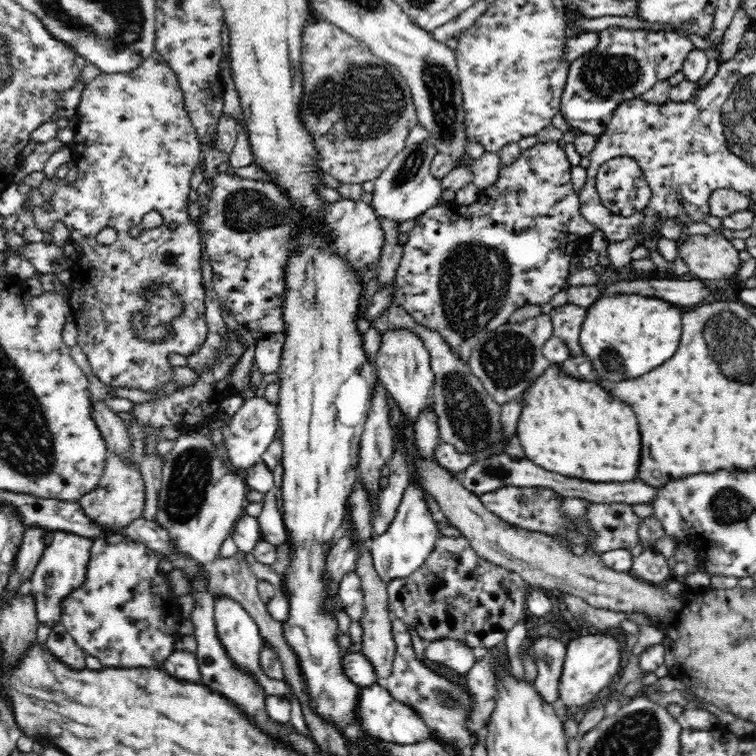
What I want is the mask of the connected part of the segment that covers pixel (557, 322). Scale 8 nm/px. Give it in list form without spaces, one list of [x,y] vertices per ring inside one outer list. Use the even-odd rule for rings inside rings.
[[[572,303],[554,307],[549,314],[554,325],[553,334],[566,343],[572,357],[583,354],[579,334],[586,314],[587,308]]]

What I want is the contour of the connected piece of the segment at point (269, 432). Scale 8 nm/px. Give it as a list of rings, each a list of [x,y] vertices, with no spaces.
[[[264,395],[244,400],[239,410],[231,417],[224,433],[226,457],[230,459],[233,468],[240,468],[243,472],[261,461],[270,443],[276,438],[278,420],[277,405],[270,404]]]

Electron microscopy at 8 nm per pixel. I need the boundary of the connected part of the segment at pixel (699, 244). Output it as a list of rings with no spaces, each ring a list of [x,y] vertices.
[[[714,233],[692,235],[678,249],[678,257],[686,262],[689,271],[703,280],[734,278],[741,260],[729,240]]]

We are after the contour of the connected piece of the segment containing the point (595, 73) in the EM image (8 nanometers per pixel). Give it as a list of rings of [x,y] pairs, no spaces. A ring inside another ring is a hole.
[[[616,26],[601,30],[597,45],[570,63],[560,113],[572,128],[600,136],[620,103],[641,97],[656,82],[668,80],[679,70],[686,71],[685,58],[694,48],[690,38],[677,31],[629,30]]]

